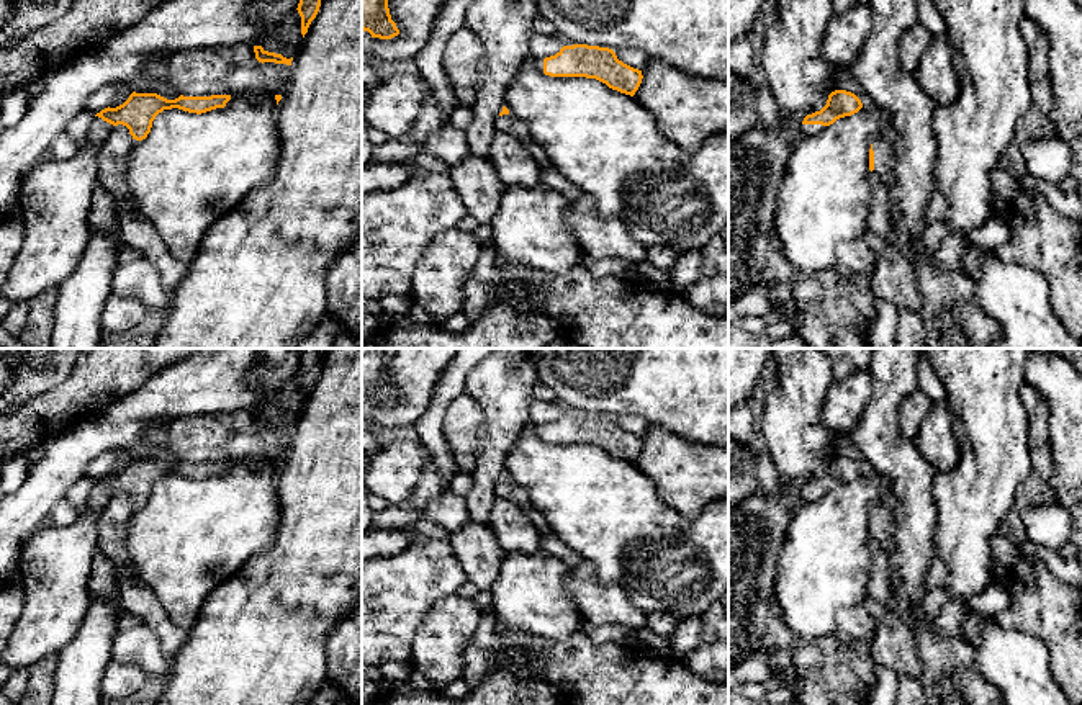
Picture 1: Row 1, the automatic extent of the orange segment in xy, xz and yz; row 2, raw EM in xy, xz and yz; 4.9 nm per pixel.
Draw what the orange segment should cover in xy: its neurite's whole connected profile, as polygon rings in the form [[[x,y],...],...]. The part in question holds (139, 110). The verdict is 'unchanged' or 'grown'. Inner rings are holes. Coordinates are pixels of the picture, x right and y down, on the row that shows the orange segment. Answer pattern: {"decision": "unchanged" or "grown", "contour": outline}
{"decision": "unchanged", "contour": [[[133,92],[129,98],[116,106],[105,108],[95,116],[103,121],[118,126],[123,124],[129,129],[129,134],[136,141],[147,137],[152,128],[152,121],[164,110],[178,108],[188,113],[206,113],[216,108],[224,108],[231,100],[231,95],[211,95],[211,97],[183,97],[180,95],[175,100],[167,100],[157,93],[136,93]]]}

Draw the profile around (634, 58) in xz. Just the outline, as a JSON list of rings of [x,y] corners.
[[[619,49],[614,51],[617,59],[622,61],[624,64],[642,70],[648,61],[651,59],[650,56],[647,56],[645,52],[638,51],[638,49]]]

